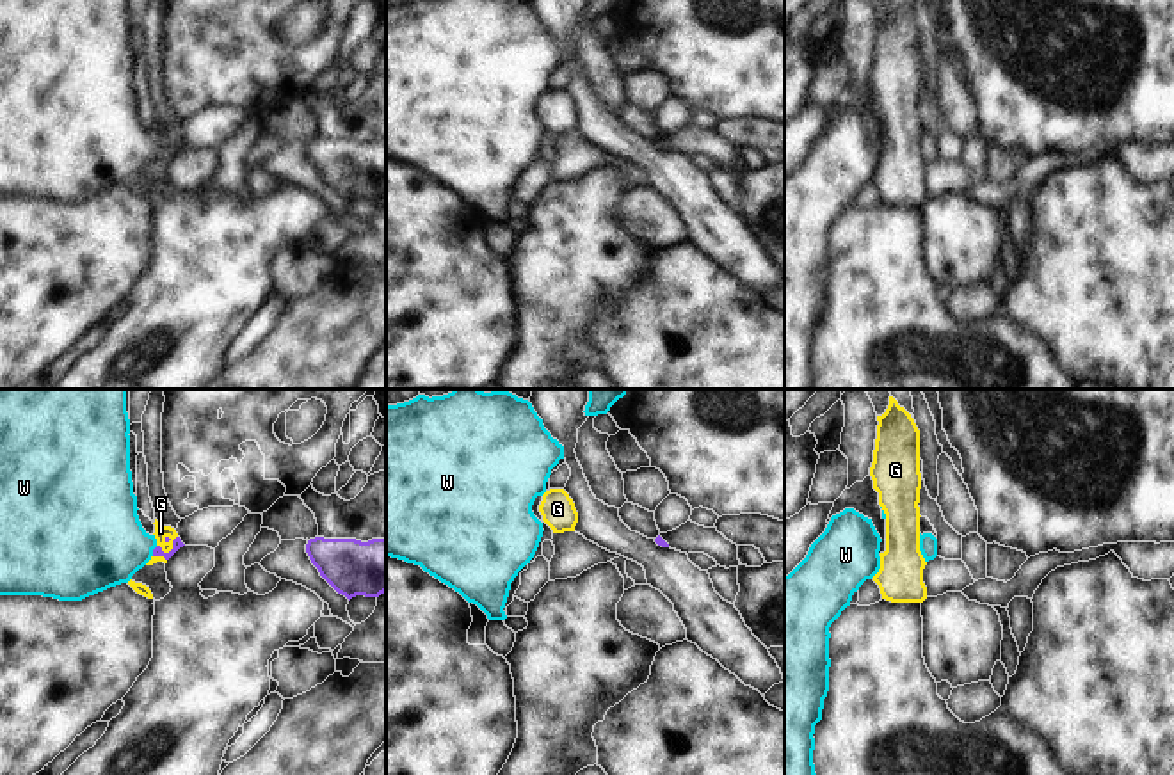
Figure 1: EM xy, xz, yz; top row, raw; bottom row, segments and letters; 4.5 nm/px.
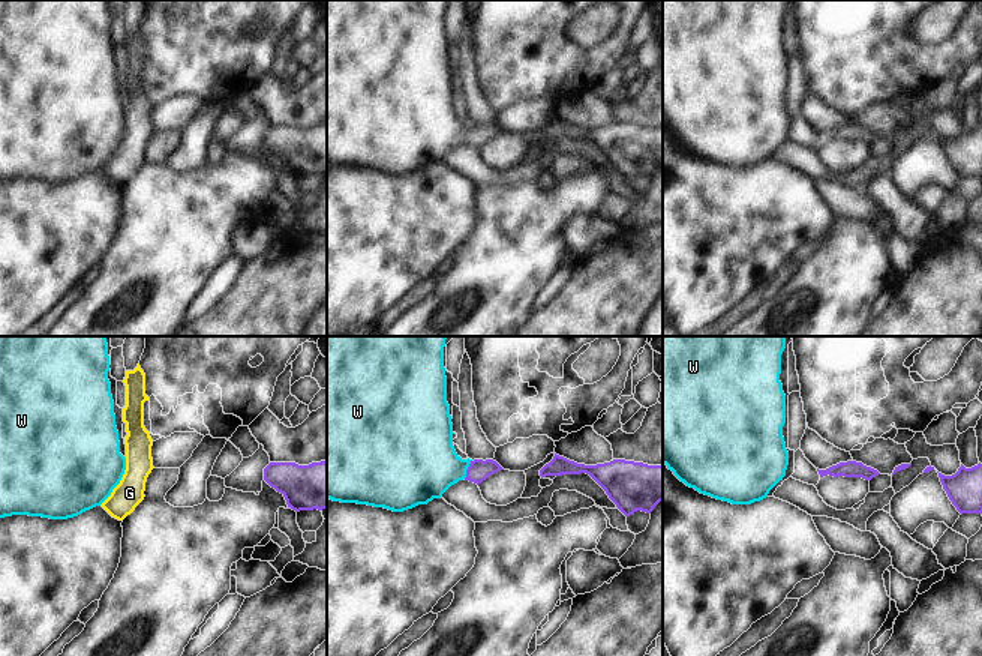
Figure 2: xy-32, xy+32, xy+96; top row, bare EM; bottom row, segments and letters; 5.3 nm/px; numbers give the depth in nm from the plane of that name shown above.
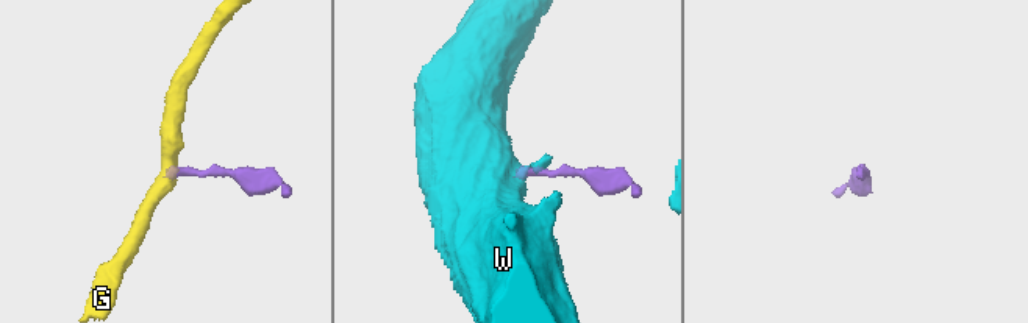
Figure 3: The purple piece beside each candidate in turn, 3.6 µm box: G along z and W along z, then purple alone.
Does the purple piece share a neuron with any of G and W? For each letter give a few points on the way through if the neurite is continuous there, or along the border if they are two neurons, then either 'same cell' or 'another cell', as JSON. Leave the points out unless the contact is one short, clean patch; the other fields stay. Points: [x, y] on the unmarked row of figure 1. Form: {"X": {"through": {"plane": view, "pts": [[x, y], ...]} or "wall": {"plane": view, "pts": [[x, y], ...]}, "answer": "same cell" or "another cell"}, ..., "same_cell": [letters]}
{"G": {"wall": {"plane": "xy", "pts": [[176, 137], [168, 153], [153, 159]]}, "answer": "another cell"}, "W": {"through": {"plane": "xy", "pts": [[176, 144], [169, 155], [153, 153], [100, 144]]}, "answer": "same cell"}, "same_cell": ["W"]}

